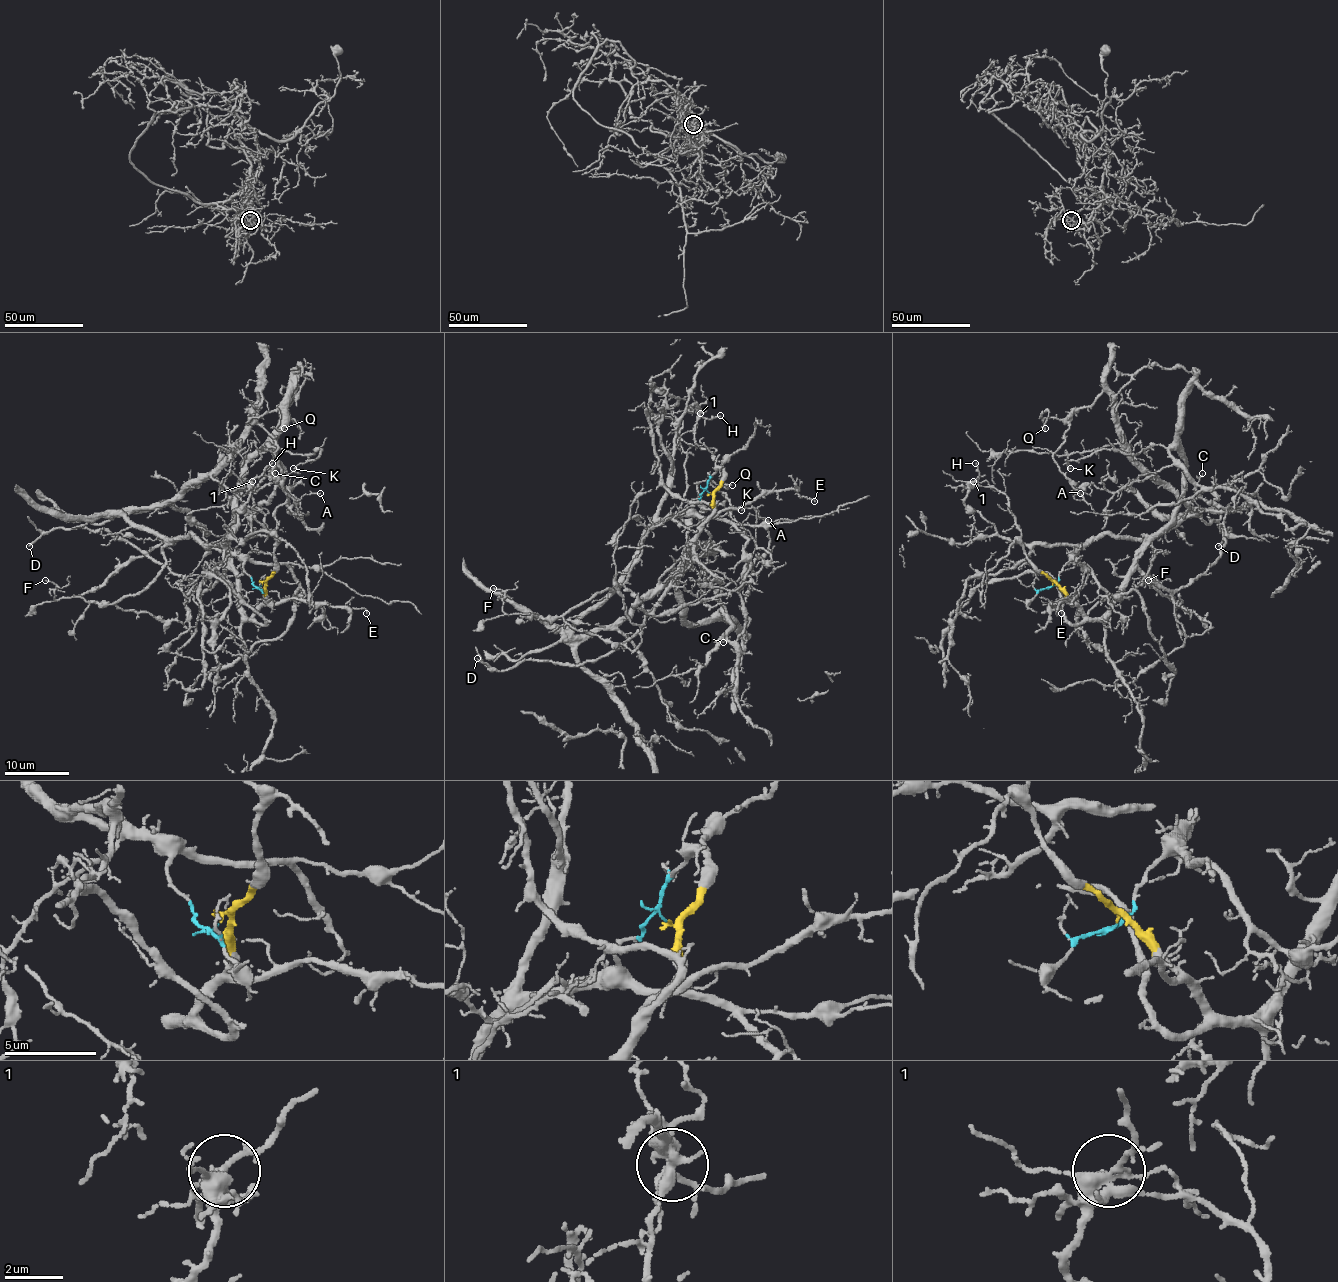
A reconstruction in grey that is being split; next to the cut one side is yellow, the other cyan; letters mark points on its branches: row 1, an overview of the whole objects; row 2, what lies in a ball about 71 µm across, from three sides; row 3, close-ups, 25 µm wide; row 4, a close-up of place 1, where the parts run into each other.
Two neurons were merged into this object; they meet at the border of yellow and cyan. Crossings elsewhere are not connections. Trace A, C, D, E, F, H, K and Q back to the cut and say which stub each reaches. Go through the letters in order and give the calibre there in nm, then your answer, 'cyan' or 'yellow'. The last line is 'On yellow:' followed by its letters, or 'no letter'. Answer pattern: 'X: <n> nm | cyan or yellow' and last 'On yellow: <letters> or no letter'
A: 100 nm | cyan
C: 130 nm | yellow
D: 180 nm | yellow
E: 110 nm | yellow
F: 130 nm | cyan
H: 160 nm | cyan
K: 140 nm | yellow
Q: 100 nm | cyan
On yellow: C, D, E, K

